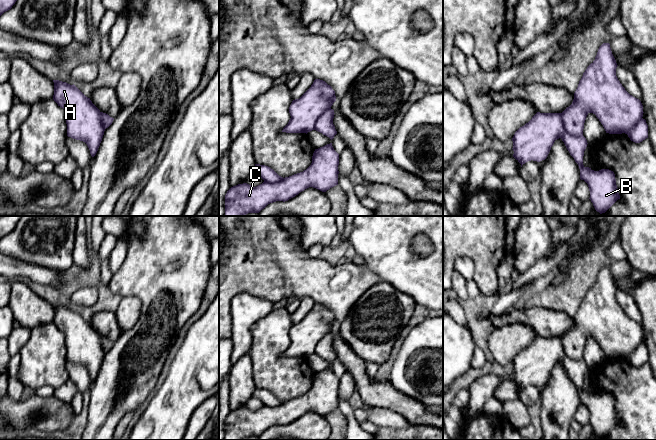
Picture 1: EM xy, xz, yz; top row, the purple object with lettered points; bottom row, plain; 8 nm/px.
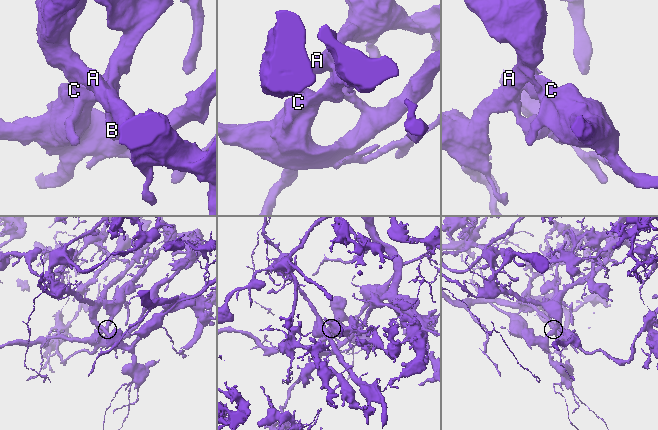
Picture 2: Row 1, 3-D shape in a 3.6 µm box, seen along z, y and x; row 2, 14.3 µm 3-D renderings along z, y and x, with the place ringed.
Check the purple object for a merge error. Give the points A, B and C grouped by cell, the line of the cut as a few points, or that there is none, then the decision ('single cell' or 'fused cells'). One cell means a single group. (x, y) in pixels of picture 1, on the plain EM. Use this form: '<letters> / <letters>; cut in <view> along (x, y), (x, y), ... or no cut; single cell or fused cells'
A / B C; cut in yz along (561, 337), (563, 351), (572, 359), (582, 359); fused cells

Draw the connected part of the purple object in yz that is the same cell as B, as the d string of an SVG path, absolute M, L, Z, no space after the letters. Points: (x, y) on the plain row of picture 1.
M584 391L584 394L580 395L580 403L588 408L589 423L600 438L605 437L620 423L613 395L609 393L594 395L589 391Z

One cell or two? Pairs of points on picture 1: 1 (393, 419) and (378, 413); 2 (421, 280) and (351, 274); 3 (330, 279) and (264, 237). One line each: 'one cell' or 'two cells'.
1: one cell
2: two cells
3: one cell

